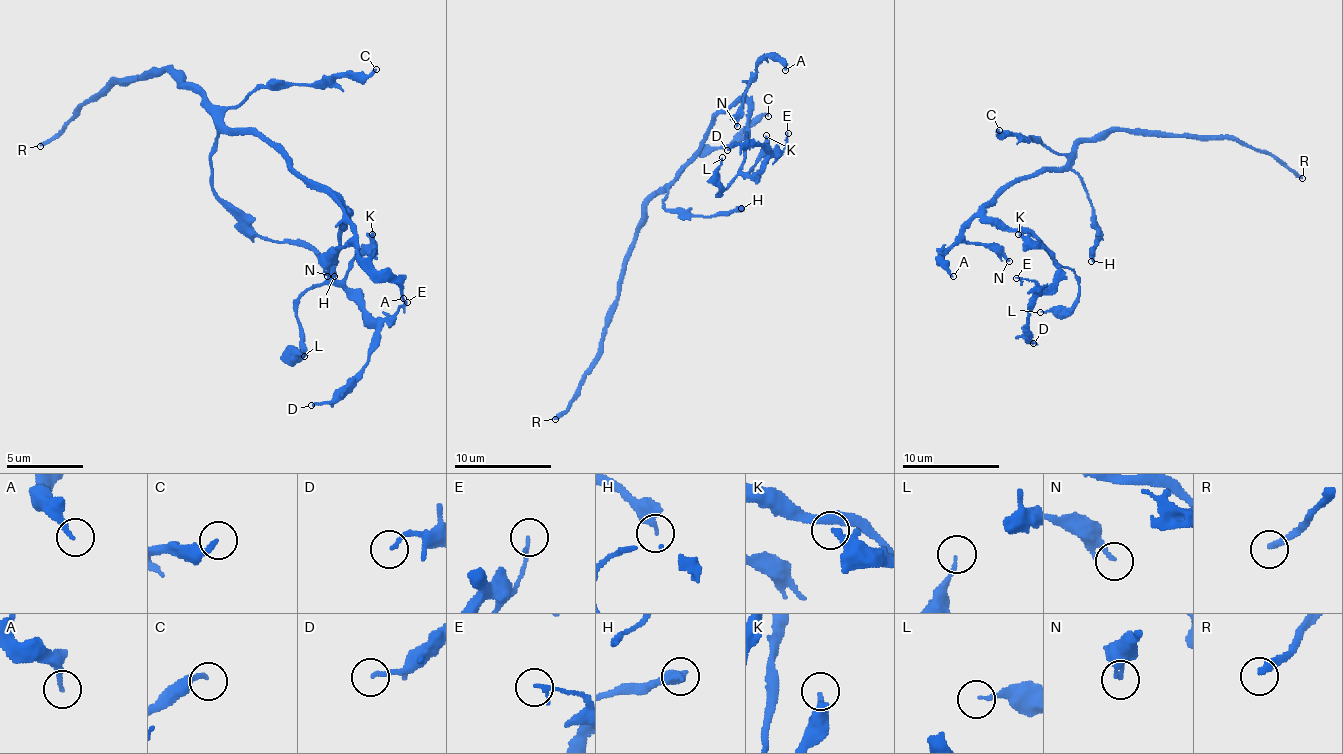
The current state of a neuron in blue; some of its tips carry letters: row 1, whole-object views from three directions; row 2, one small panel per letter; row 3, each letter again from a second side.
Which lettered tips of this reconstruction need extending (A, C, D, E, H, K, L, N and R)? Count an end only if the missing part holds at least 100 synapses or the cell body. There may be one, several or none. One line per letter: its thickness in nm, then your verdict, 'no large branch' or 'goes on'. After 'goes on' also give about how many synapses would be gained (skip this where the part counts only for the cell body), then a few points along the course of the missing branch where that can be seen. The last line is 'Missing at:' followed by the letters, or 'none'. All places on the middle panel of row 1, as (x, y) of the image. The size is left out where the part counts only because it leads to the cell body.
A: calibre 180 nm; no large branch
C: calibre 240 nm; no large branch
D: calibre 160 nm; no large branch
E: calibre 130 nm; no large branch
H: calibre 360 nm; no large branch
K: calibre 260 nm; no large branch
L: calibre 120 nm; no large branch
N: calibre 140 nm; no large branch
R: calibre 280 nm; goes on; 250 synapses
Missing at: R

